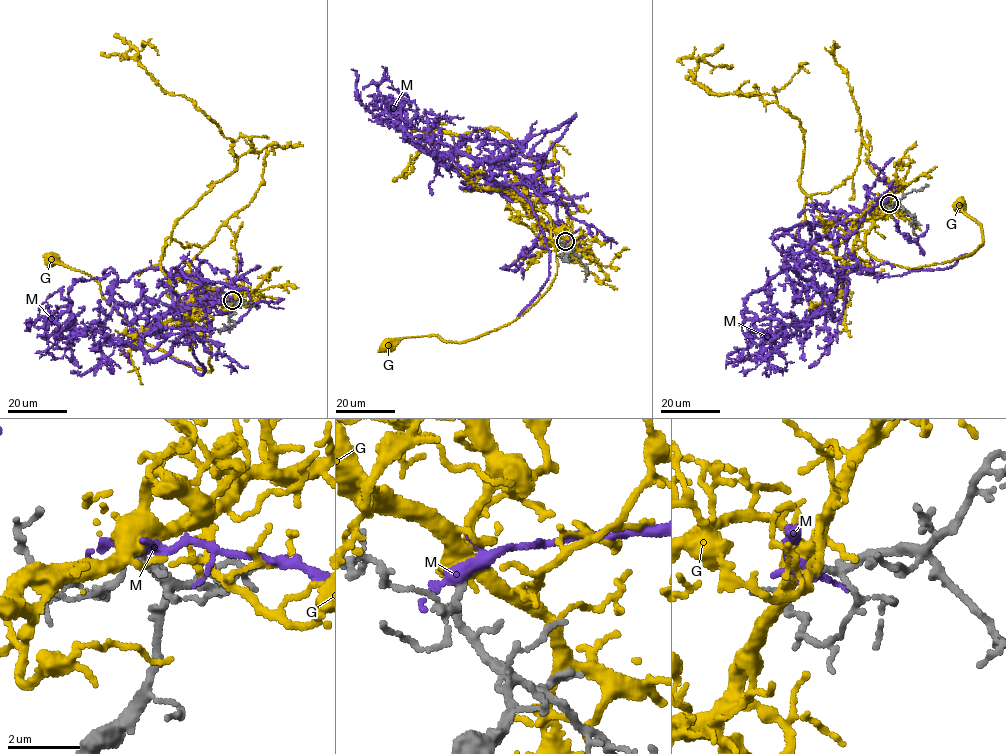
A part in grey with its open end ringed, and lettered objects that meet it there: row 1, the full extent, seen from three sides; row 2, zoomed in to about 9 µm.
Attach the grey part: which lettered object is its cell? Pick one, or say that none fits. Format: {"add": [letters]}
{"add": ["G"]}

